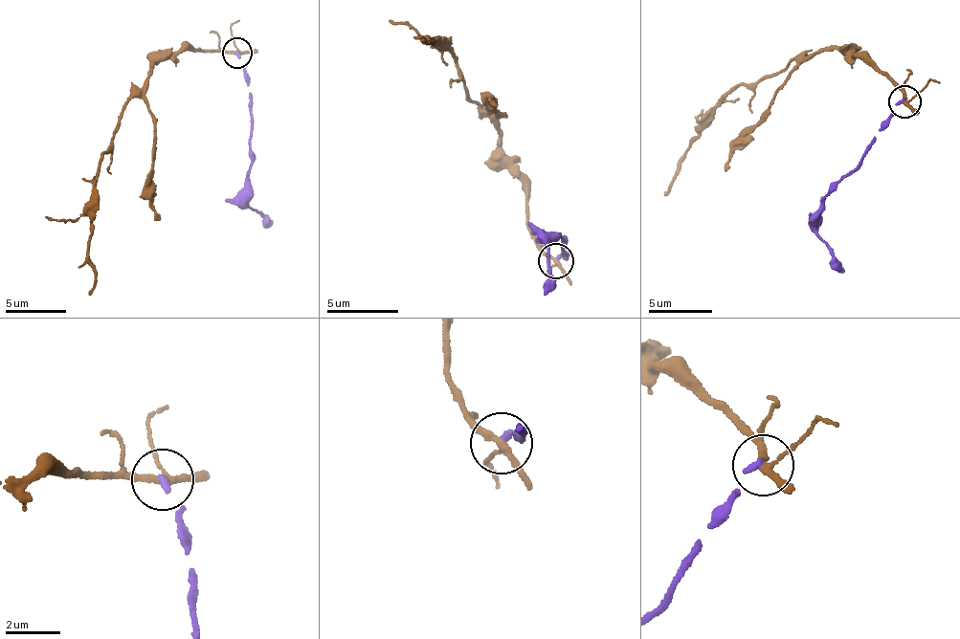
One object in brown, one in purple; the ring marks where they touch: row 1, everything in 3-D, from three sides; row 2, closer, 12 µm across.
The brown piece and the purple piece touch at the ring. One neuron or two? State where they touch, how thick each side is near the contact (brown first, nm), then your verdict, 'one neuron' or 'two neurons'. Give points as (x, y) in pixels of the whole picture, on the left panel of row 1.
at (236, 53); 200 nm thick on the brown side, 200 nm on the other; two neurons

